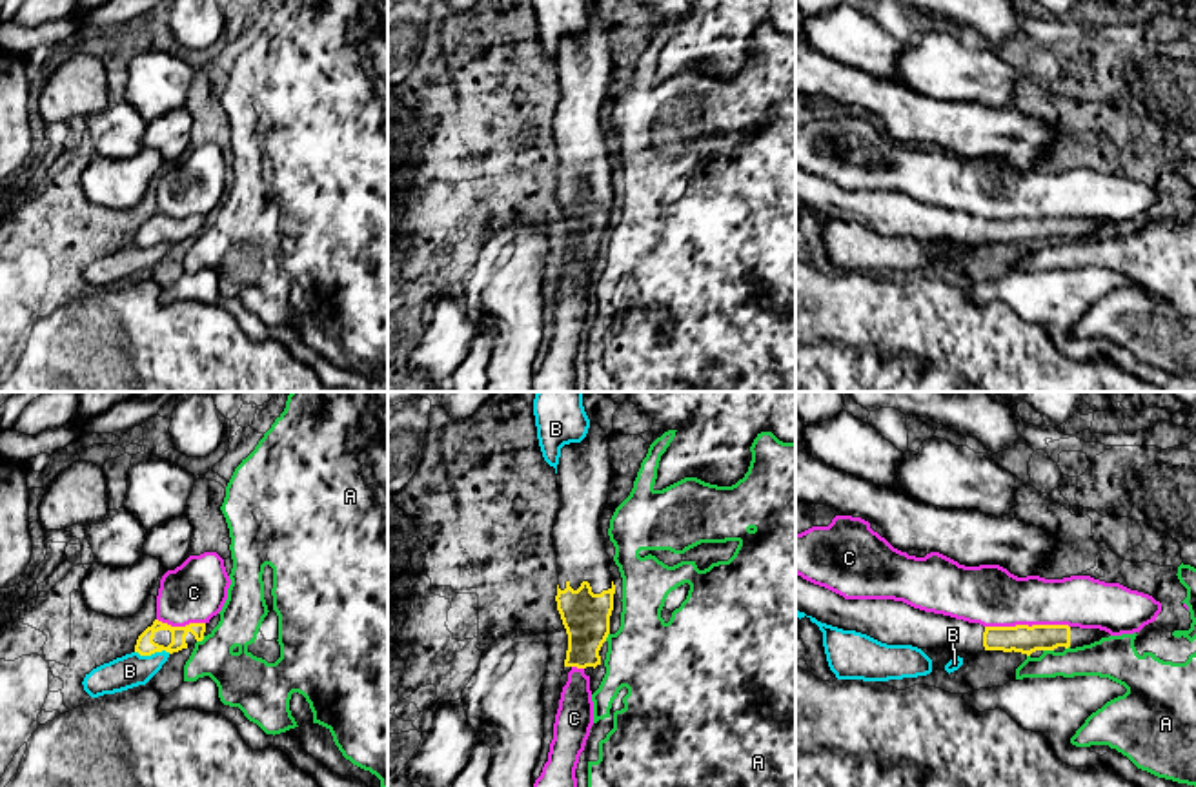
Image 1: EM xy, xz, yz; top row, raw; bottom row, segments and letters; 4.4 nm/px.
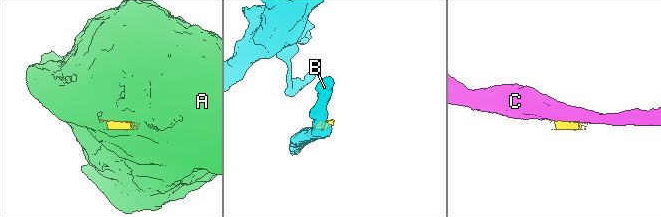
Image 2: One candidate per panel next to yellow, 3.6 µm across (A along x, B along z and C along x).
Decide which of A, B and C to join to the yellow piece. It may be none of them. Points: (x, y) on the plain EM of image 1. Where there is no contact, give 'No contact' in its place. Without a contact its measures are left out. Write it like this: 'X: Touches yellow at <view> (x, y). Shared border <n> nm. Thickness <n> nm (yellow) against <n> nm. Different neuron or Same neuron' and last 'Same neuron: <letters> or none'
A: Touches yellow at yz (1049, 241). Shared border 50 nm. Thickness 130 nm (yellow) against 170 nm. Different neuron
B: Touches yellow at xy (153, 245). Shared border 160 nm. Thickness 80 nm (yellow) against 150 nm. Different neuron
C: Touches yellow at yz (1027, 217). Shared border 380 nm. Thickness 130 nm (yellow) against 280 nm. Different neuron
Same neuron: none

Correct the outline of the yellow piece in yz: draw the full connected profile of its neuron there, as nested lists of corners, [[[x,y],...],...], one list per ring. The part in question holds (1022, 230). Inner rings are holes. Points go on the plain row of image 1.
[[[797,166],[796,202],[821,215],[867,226],[887,237],[945,239],[965,246],[1014,242],[1030,248],[1036,242],[1076,240],[1110,228],[1100,220],[1069,217],[983,219],[925,204],[894,191],[845,191]]]

